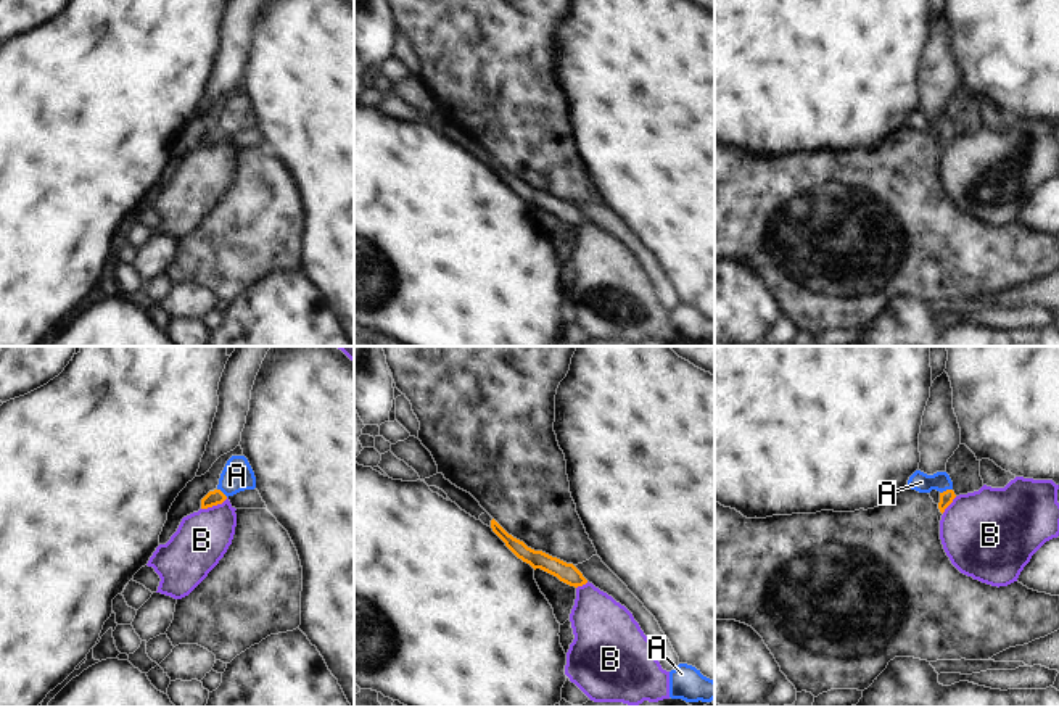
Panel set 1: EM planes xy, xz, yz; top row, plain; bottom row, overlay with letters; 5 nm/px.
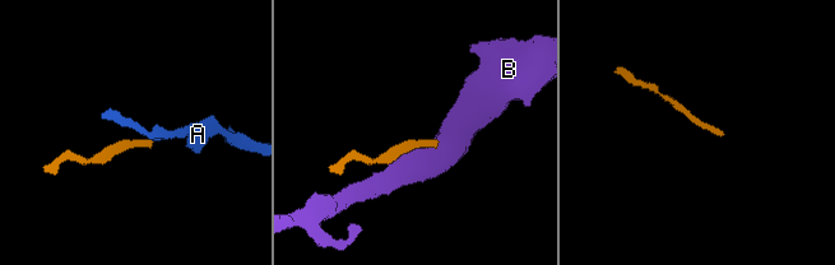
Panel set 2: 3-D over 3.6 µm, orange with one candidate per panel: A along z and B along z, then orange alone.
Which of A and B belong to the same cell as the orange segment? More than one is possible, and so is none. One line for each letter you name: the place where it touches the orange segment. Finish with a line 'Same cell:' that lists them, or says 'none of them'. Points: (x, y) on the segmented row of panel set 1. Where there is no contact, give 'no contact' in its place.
A: yz (947, 490)
Same cell: A

